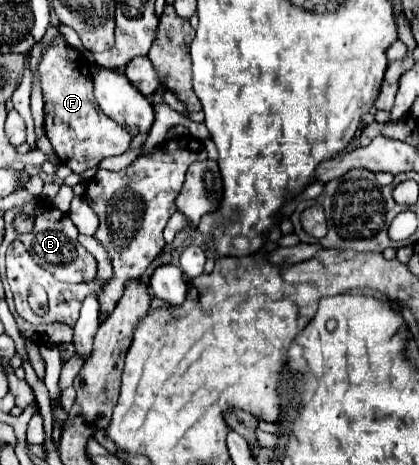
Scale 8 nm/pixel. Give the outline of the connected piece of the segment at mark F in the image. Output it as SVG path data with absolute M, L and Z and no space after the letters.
M57 35L45 51L39 63L39 75L45 99L45 135L49 137L59 161L73 173L83 173L95 167L99 161L113 155L123 155L129 149L133 135L107 117L93 99L87 57L73 49L61 35Z

